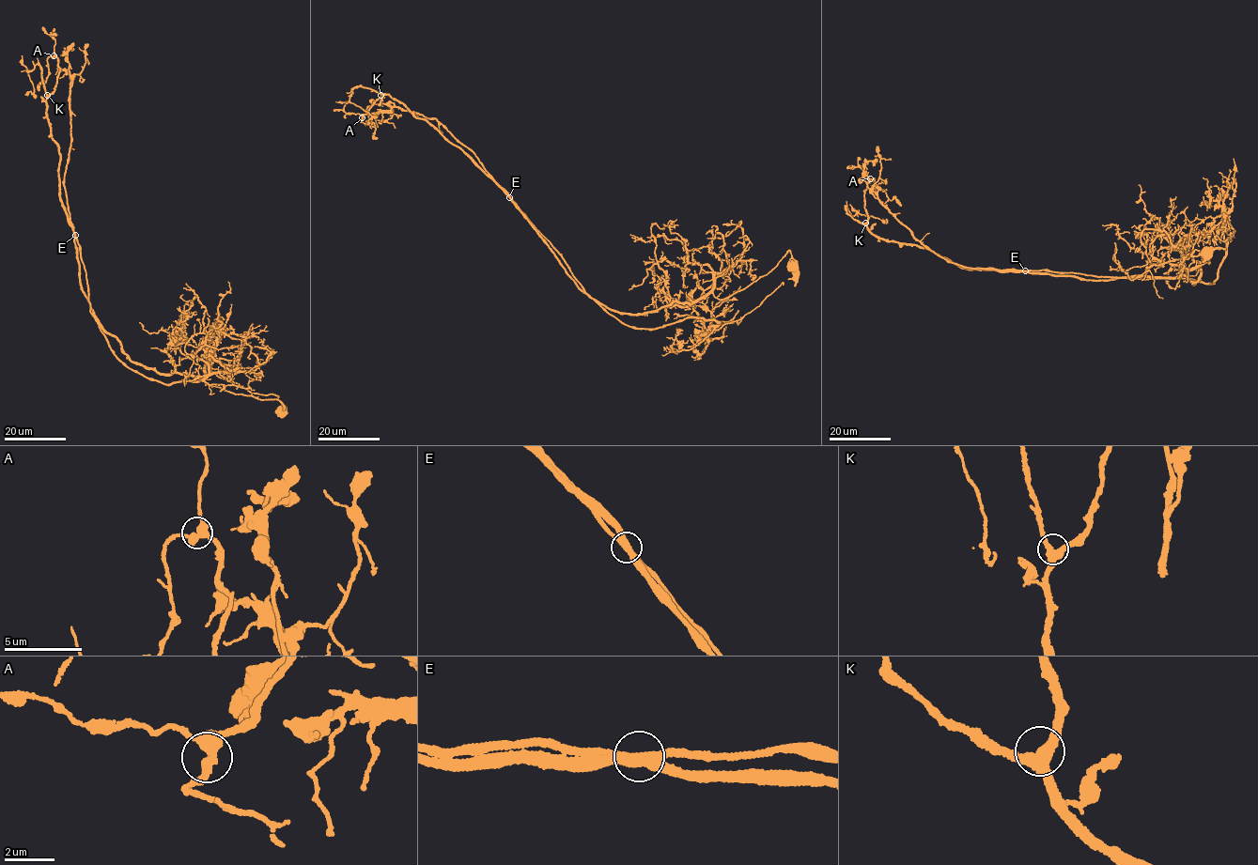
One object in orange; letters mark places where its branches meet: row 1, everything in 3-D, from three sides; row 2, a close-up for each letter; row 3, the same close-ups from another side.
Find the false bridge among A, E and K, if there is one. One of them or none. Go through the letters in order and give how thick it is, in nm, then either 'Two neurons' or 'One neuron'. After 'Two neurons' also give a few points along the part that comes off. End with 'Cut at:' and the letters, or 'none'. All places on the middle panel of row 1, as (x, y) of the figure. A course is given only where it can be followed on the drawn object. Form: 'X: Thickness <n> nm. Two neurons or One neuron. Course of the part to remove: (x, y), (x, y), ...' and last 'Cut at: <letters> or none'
A: Thickness 380 nm. One neuron
E: Thickness 360 nm. Two neurons. Course of the part to remove: (509, 197), (583, 289), (620, 321), (636, 329), (691, 316), (719, 323), (706, 332), (706, 320), (728, 307)
K: Thickness 380 nm. One neuron
Cut at: E

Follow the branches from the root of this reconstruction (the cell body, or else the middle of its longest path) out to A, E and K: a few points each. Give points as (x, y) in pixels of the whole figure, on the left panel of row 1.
A: (282, 412), (278, 400), (132, 361), (95, 321), (47, 112), (60, 70), (54, 55)
E: (282, 412), (278, 400), (235, 394), (189, 374), (161, 373), (131, 360), (92, 315), (75, 235)
K: (282, 412), (278, 400), (235, 394), (189, 374), (161, 373), (132, 361), (95, 321), (60, 198), (47, 95)

